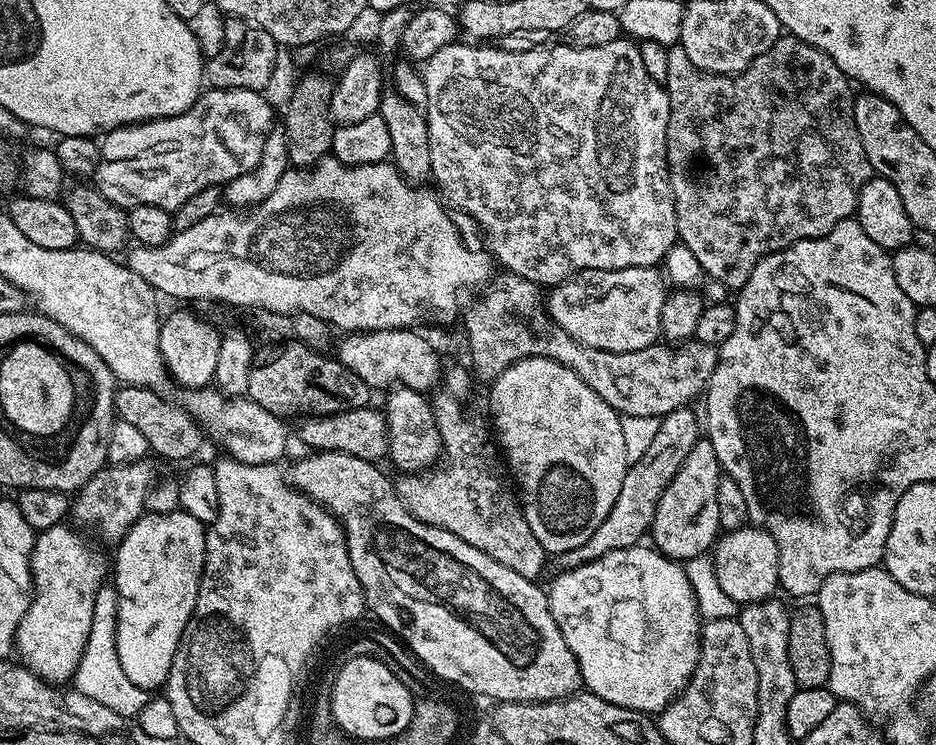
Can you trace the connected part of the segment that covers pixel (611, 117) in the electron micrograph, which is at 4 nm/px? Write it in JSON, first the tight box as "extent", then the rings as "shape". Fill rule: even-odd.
{"extent":[422,39,678,286],"shape":[[[631,39],[606,42],[606,46],[574,48],[567,42],[549,48],[533,46],[526,50],[506,50],[499,46],[481,46],[476,42],[457,42],[442,46],[422,64],[422,85],[428,99],[426,117],[429,128],[431,179],[438,195],[449,209],[457,208],[473,216],[485,232],[487,251],[501,269],[518,274],[541,286],[555,286],[590,270],[656,268],[664,255],[678,243],[672,188],[668,185],[666,134],[670,122],[670,98],[663,84],[646,74],[639,47]]]}

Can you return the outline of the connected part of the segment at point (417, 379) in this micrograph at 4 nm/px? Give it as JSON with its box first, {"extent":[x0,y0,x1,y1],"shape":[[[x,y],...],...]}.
{"extent":[338,328,441,394],"shape":[[[395,328],[394,330],[378,330],[377,332],[350,332],[343,337],[338,359],[346,370],[358,374],[369,389],[391,389],[399,385],[401,388],[418,390],[428,394],[432,387],[441,383],[440,357],[437,350],[428,345],[424,336],[411,328]]]}

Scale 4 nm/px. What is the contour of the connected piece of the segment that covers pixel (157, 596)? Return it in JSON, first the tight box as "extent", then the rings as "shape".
{"extent":[114,511,206,690],"shape":[[[182,511],[170,514],[148,512],[140,516],[134,526],[115,545],[114,587],[118,596],[116,611],[116,649],[118,662],[122,662],[122,672],[134,686],[145,690],[163,689],[168,683],[170,666],[180,645],[182,634],[194,614],[194,606],[200,589],[200,575],[204,573],[206,554],[206,525],[198,522],[194,514]]]}

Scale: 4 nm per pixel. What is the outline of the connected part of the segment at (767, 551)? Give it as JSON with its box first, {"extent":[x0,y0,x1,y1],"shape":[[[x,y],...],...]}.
{"extent":[712,526,780,606],"shape":[[[747,526],[732,531],[725,531],[717,539],[712,561],[718,574],[722,591],[730,594],[738,606],[757,604],[763,600],[773,599],[780,588],[778,574],[778,546],[774,538],[759,526]]]}

